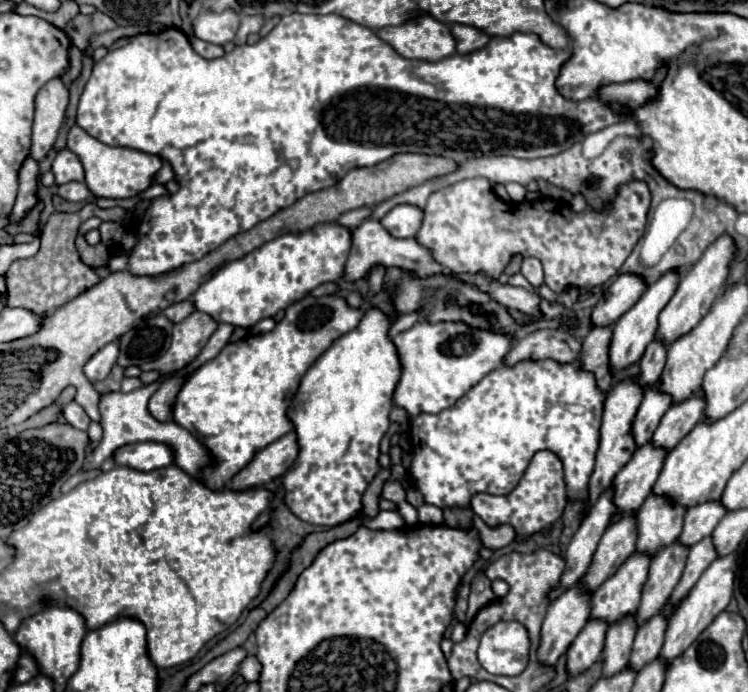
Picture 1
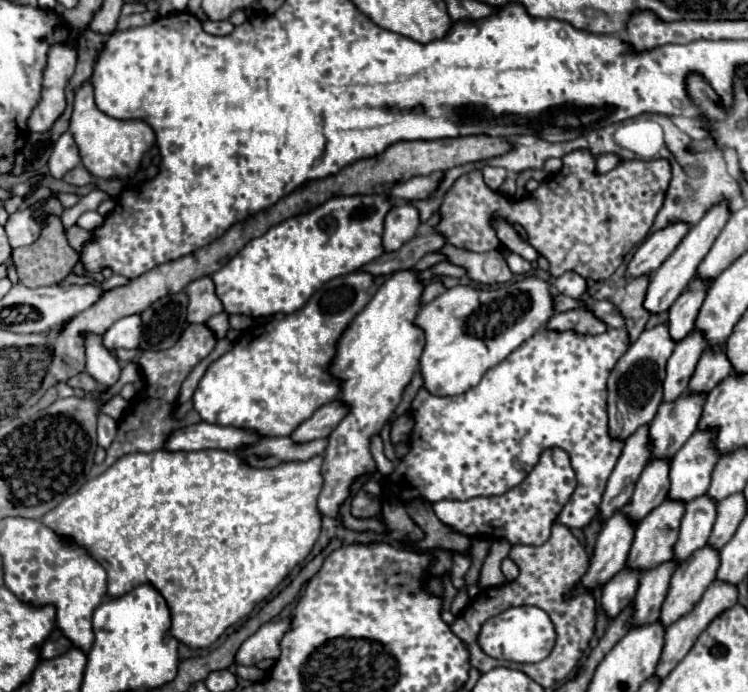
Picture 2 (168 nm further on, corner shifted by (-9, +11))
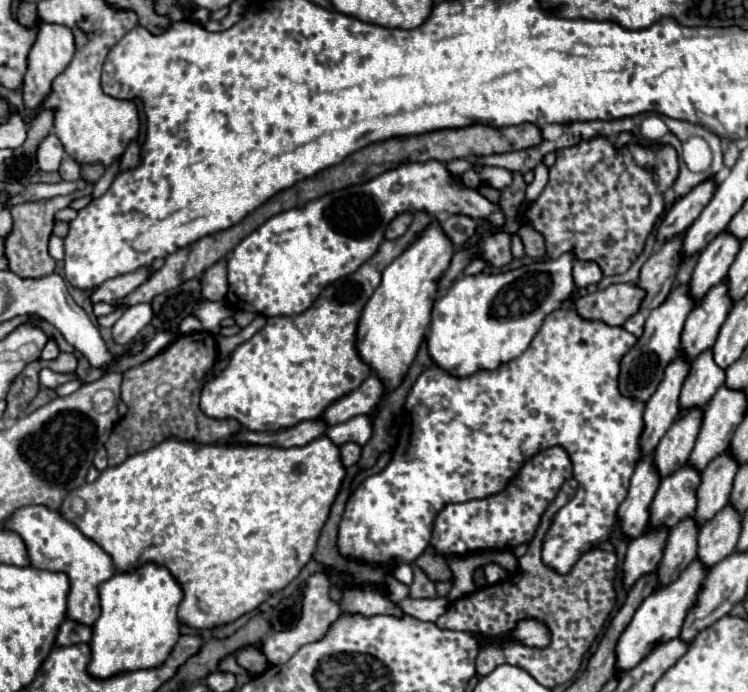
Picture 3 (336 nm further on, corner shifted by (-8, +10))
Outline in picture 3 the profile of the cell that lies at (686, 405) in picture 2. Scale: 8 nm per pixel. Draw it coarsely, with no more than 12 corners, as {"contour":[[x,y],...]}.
{"contour":[[711,350],[693,360],[681,388],[679,418],[705,410],[725,372]]}

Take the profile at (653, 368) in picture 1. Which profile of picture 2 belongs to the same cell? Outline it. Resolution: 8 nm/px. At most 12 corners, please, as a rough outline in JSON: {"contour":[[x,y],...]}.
{"contour":[[694,277],[670,307],[670,337],[694,329],[710,281]]}

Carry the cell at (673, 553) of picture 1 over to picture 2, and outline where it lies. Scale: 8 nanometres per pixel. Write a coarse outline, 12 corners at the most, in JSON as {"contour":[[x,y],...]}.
{"contour":[[708,493],[686,503],[676,561],[708,543],[718,503]]}

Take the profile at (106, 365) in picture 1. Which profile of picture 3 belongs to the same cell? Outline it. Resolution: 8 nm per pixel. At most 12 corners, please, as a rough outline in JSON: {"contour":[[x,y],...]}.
{"contour":[[137,304],[111,328],[121,346],[135,342],[153,318],[151,304]]}

